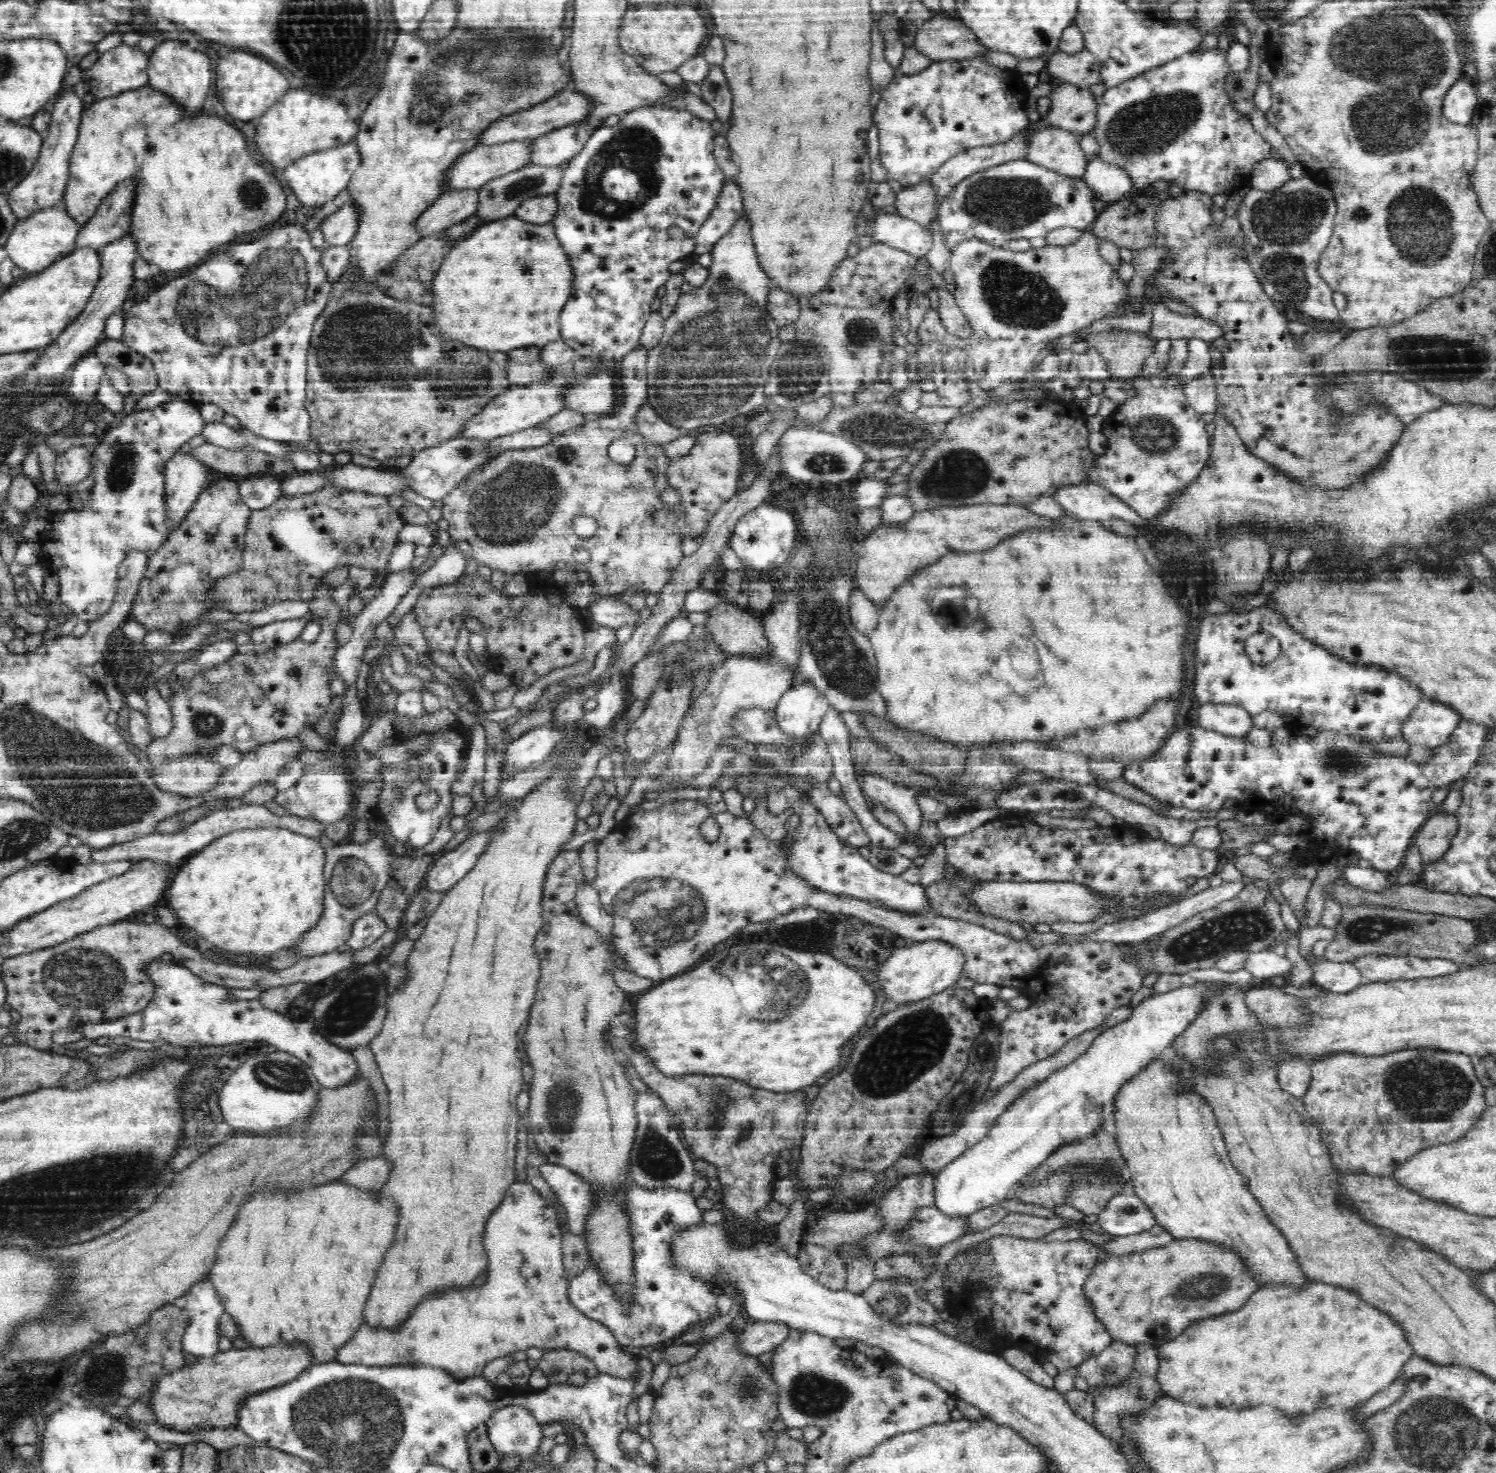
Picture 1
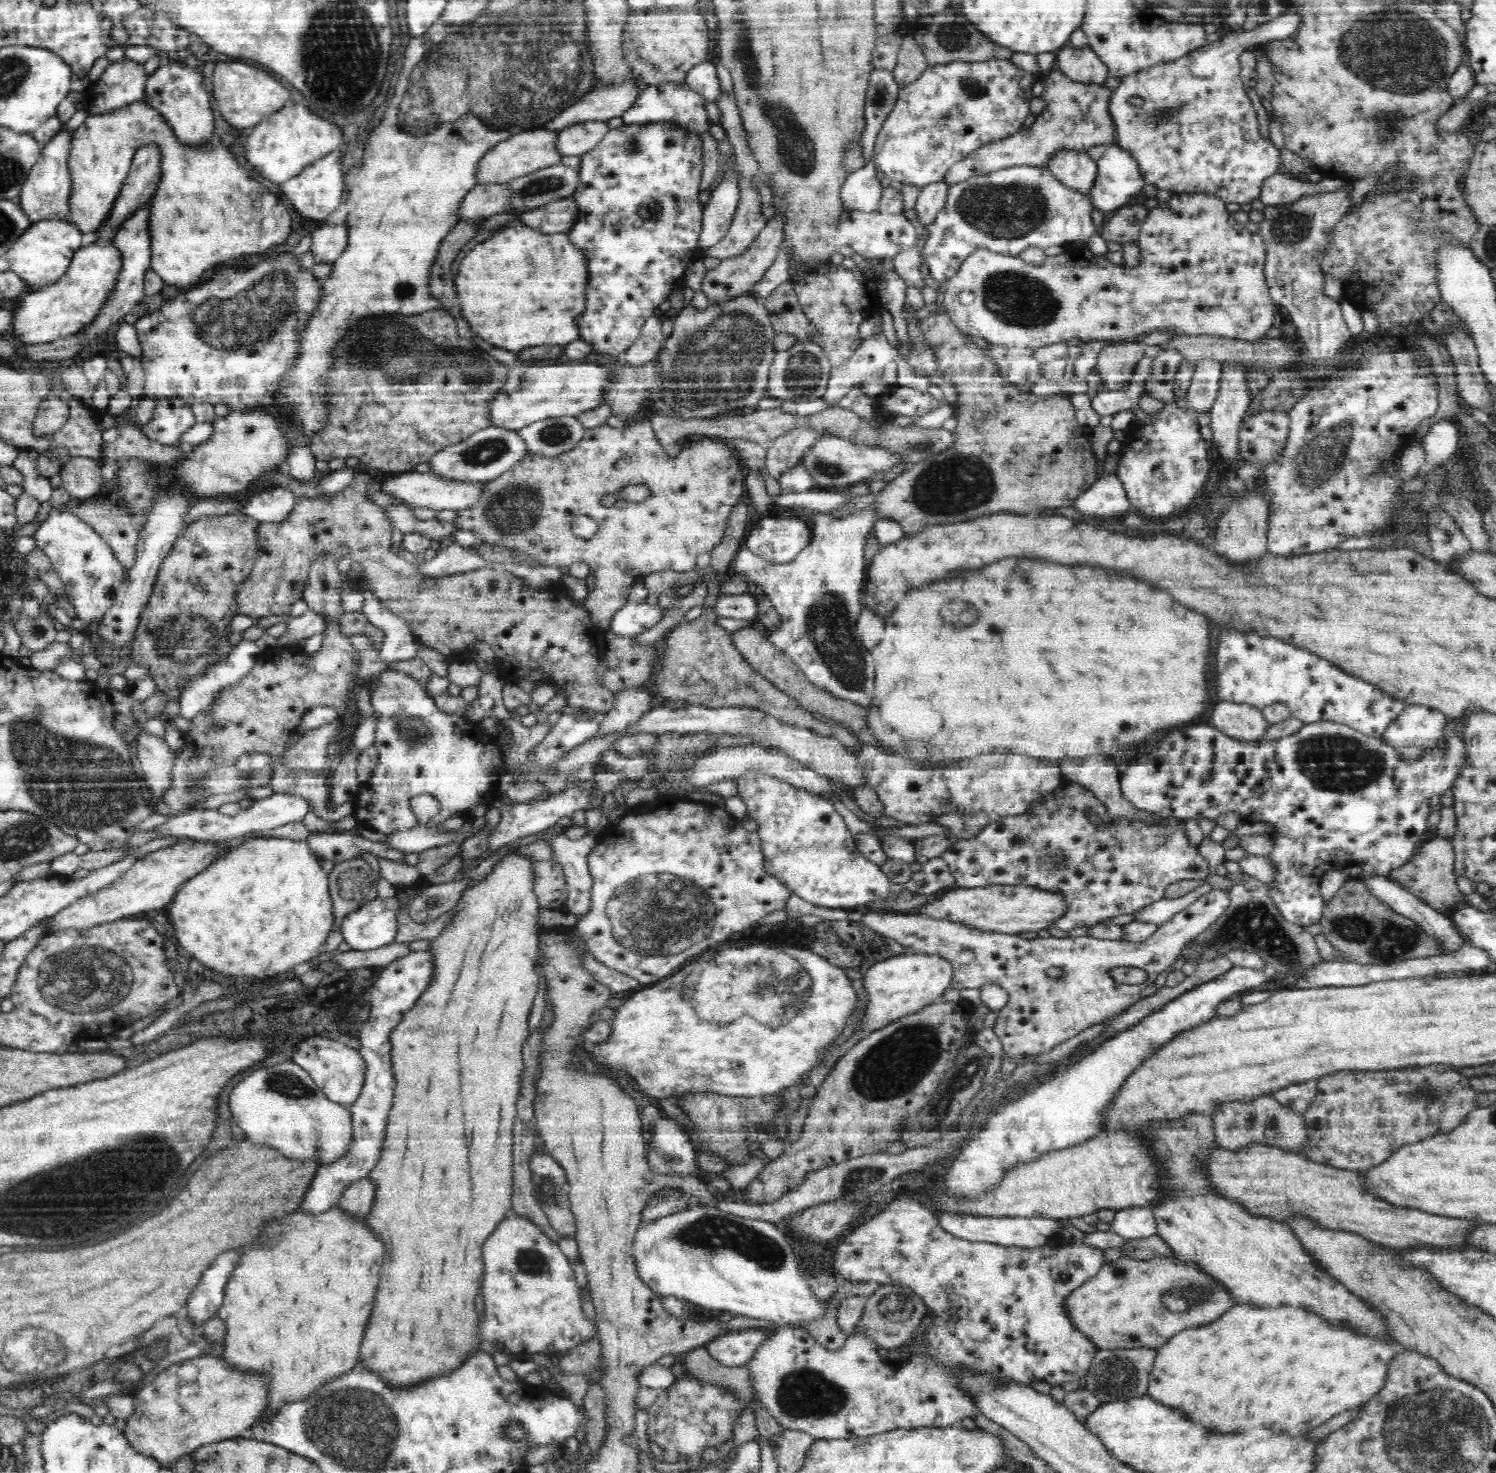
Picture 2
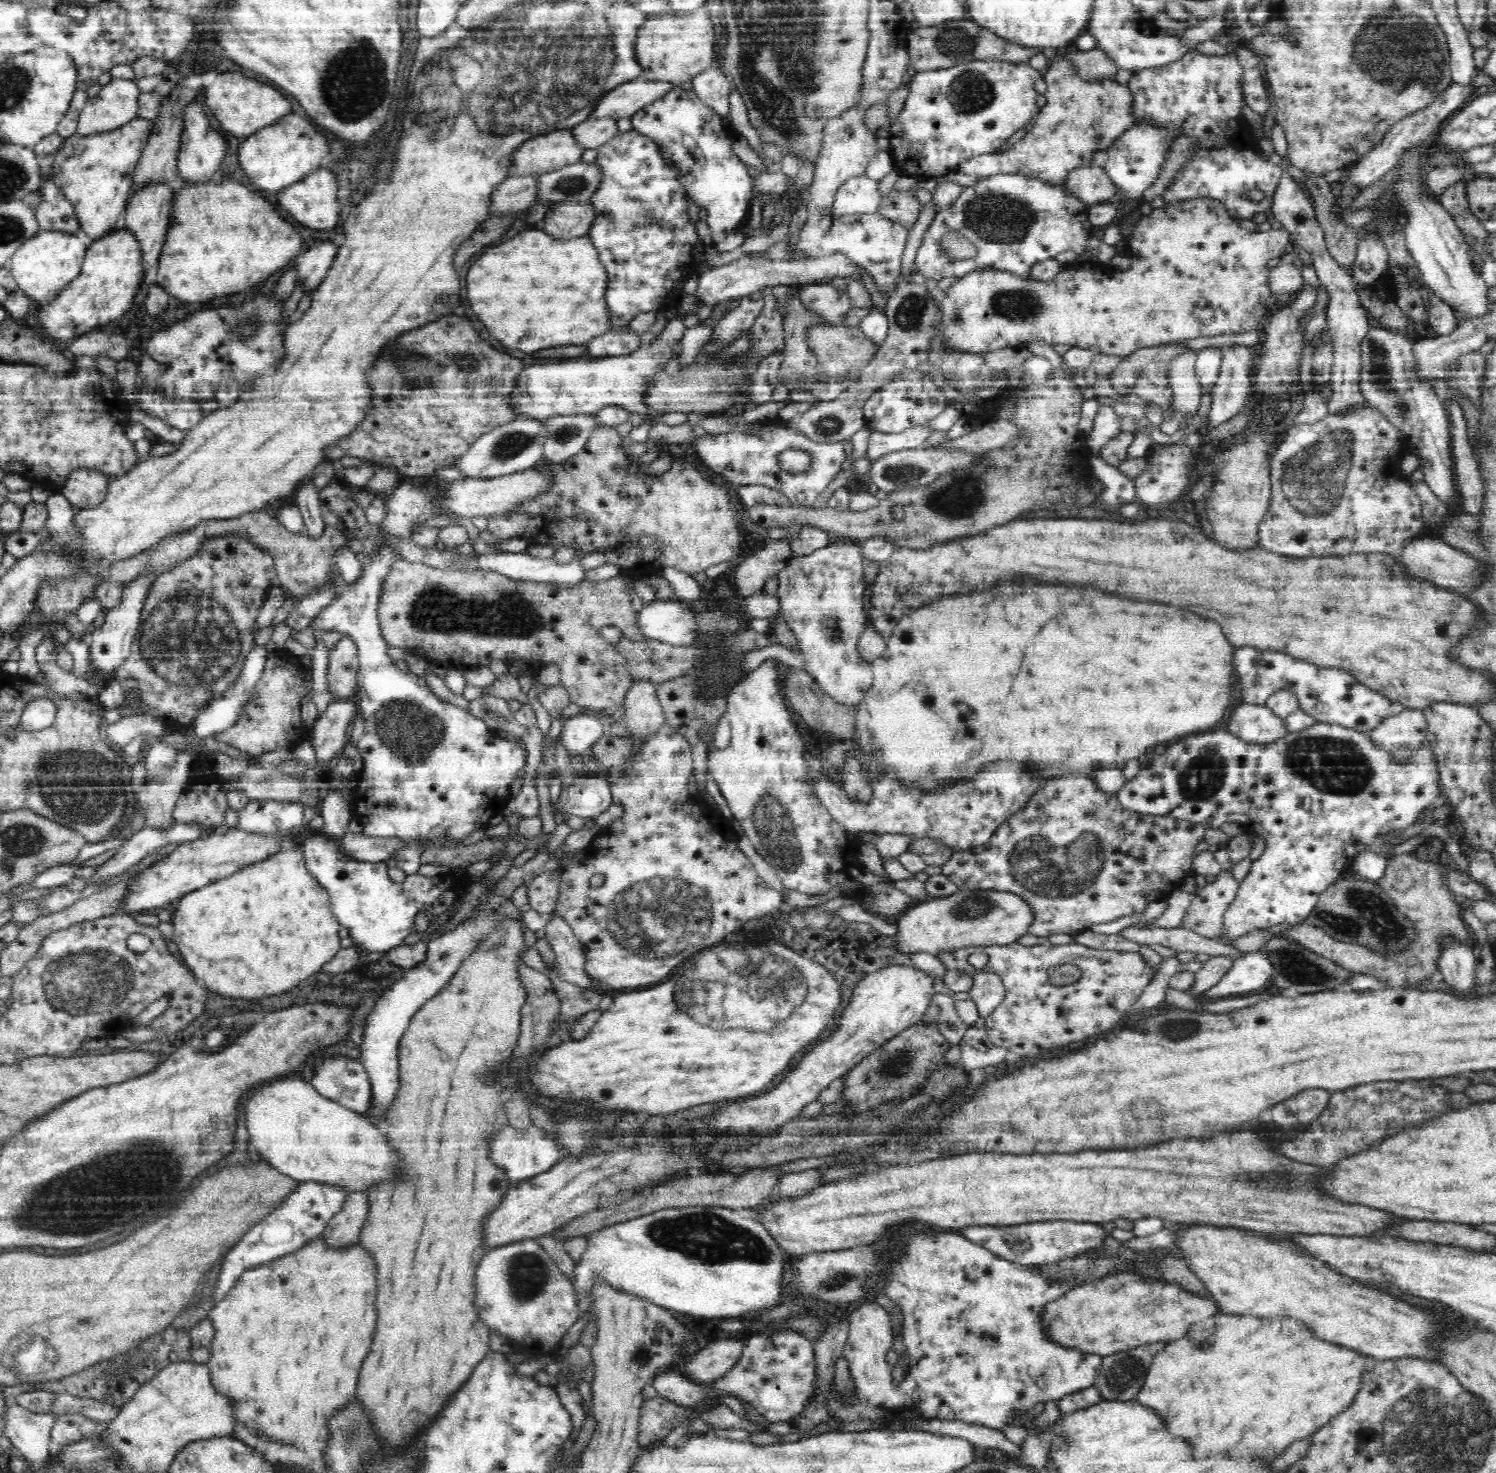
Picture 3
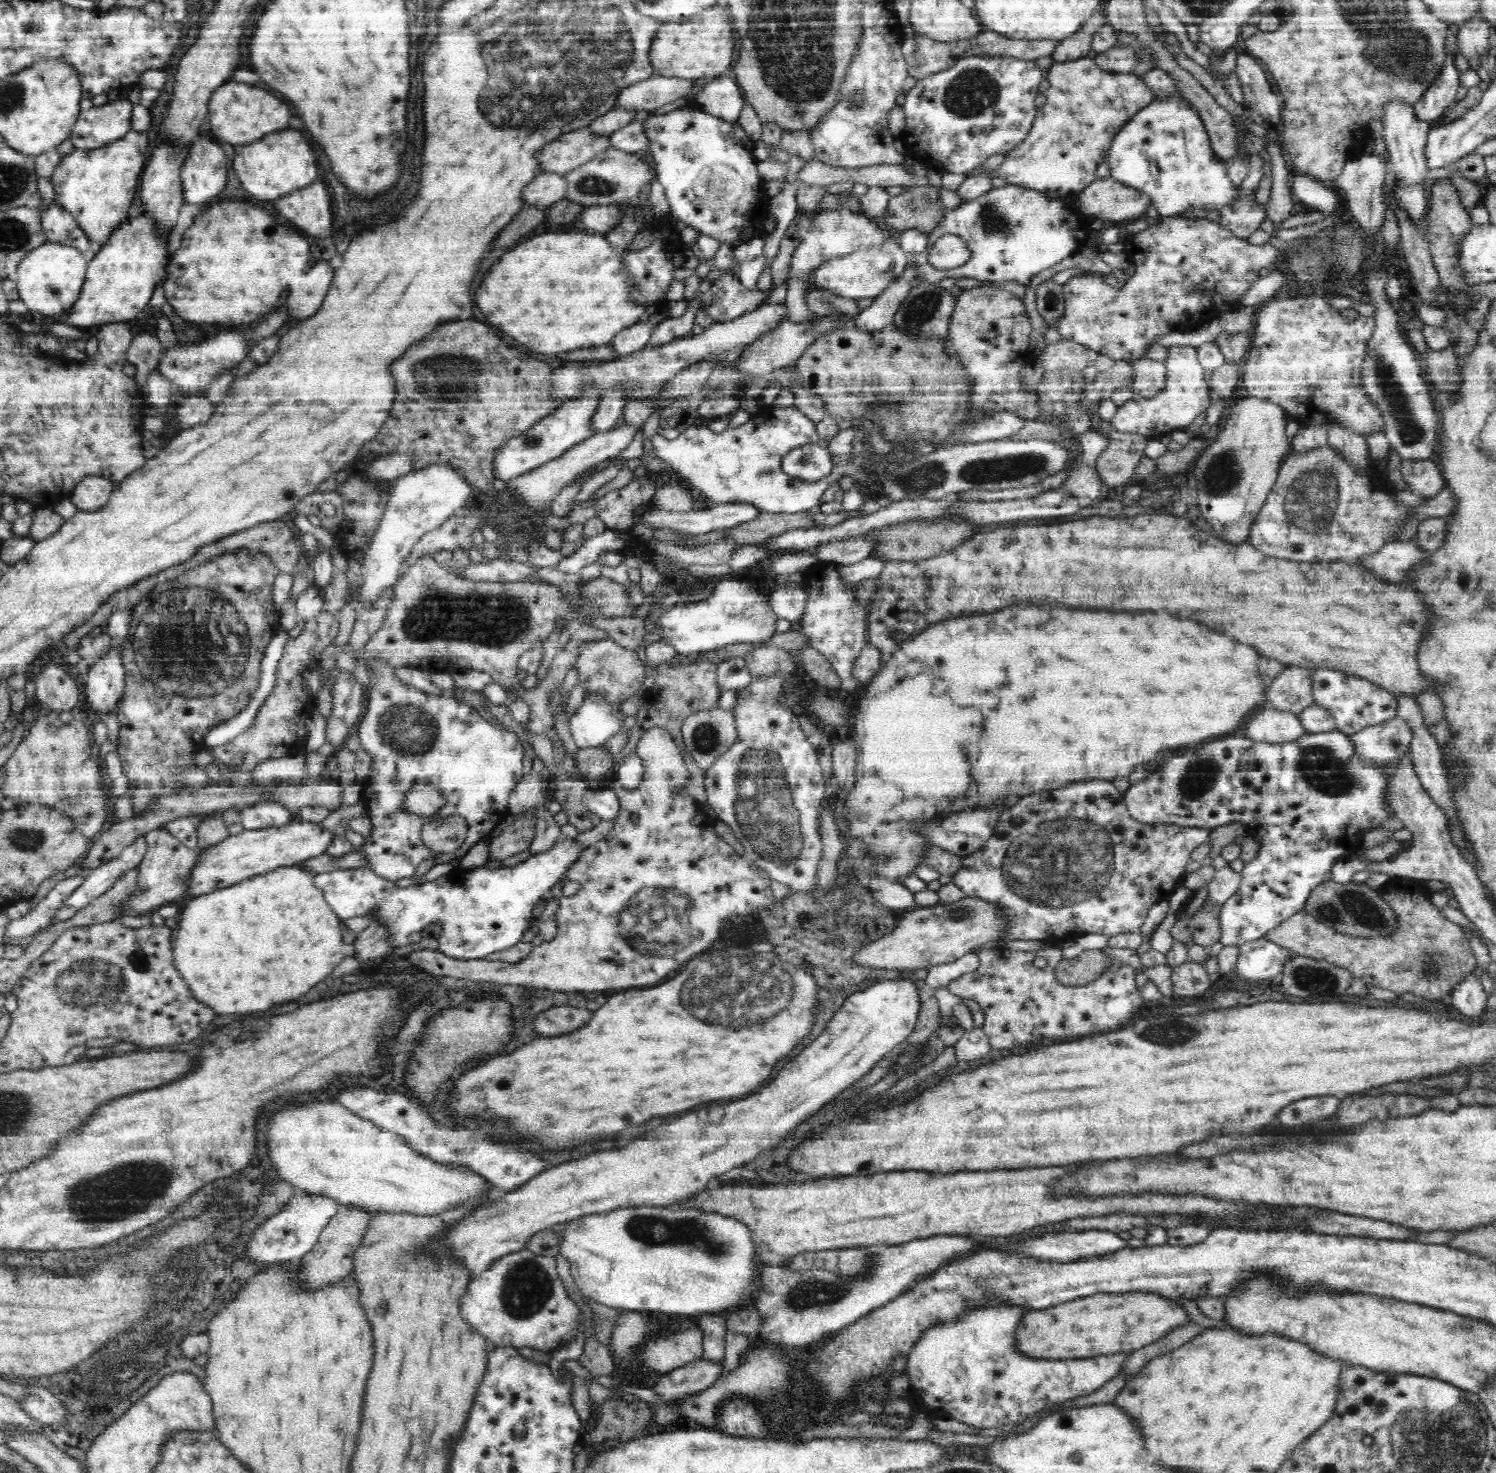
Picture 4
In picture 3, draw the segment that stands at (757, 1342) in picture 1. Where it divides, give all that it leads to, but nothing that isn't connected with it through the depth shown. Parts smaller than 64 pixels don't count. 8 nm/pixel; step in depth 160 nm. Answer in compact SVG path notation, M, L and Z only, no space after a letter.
M714 1339L693 1356L687 1364L684 1377L688 1374L690 1378L700 1382L714 1382L736 1365L743 1350L744 1341Z

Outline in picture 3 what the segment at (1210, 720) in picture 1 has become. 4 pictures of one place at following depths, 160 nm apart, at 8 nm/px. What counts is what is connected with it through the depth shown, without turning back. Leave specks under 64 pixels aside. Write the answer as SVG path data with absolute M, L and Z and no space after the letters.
M1240 703L1224 724L1224 729L1234 736L1254 744L1270 744L1282 739L1289 730L1285 719L1276 716L1268 706Z

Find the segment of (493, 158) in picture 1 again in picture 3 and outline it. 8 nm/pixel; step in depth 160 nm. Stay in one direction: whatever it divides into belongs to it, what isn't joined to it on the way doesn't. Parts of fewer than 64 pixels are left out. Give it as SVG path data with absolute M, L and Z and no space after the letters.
M570 129L557 130L524 141L514 152L512 176L538 176L580 162L586 150Z

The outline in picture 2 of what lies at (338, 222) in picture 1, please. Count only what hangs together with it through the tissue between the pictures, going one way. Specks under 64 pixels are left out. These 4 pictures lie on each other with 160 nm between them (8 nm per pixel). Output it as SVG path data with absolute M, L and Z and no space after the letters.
M324 224L311 232L312 244L310 250L315 257L315 263L333 263L342 254L348 244L348 225Z

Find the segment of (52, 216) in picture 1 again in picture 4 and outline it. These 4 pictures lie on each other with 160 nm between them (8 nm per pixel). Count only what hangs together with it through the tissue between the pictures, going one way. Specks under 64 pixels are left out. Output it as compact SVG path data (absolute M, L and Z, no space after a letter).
M48 241L39 247L33 248L19 262L13 277L18 286L19 297L26 302L30 312L42 312L46 317L66 315L75 306L80 291L87 278L87 268L90 257L76 247L56 244Z

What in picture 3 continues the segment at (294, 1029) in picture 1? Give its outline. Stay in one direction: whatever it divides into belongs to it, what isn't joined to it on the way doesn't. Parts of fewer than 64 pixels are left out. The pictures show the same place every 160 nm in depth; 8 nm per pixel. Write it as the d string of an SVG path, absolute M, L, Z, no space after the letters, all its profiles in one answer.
M336 1056L316 1063L311 1085L330 1100L365 1116L371 1109L370 1079L360 1060Z

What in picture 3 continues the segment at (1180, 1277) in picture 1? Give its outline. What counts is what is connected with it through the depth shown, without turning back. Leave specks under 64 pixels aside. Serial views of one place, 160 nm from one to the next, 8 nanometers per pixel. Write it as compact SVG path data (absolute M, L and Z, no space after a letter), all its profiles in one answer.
M1128 1272L1128 1276L1110 1276L1108 1280L1096 1279L1096 1284L1084 1284L1084 1288L1072 1287L1066 1294L1044 1304L1040 1322L1044 1325L1044 1334L1052 1343L1070 1347L1090 1355L1103 1357L1158 1341L1175 1341L1190 1334L1193 1327L1204 1319L1218 1313L1218 1306L1211 1295L1190 1293L1176 1283L1156 1281L1142 1277L1140 1273Z

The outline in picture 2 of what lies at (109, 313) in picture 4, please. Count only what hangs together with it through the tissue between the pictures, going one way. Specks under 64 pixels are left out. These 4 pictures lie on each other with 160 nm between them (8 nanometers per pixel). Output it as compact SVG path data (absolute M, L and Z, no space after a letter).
M112 241L97 242L79 248L73 256L71 266L62 278L58 279L52 286L44 287L39 291L27 291L18 303L12 308L12 327L7 333L10 339L16 341L21 347L31 344L51 343L64 336L76 335L79 330L91 323L98 311L105 305L106 299L116 286L118 271L122 266L122 255Z

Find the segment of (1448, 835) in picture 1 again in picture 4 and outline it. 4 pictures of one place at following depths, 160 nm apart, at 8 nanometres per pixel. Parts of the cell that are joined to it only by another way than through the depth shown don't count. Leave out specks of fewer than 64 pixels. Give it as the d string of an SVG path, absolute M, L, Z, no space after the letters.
M1390 879L1383 887L1384 894L1390 894L1389 906L1392 907L1393 914L1397 918L1396 929L1389 933L1388 937L1364 937L1352 936L1351 934L1342 934L1330 925L1322 924L1314 916L1310 916L1305 910L1289 916L1275 926L1270 932L1265 934L1265 938L1294 952L1296 955L1307 956L1316 960L1325 960L1329 963L1341 966L1350 971L1356 978L1362 979L1364 984L1374 988L1384 988L1396 996L1402 996L1404 993L1413 993L1415 996L1424 996L1428 1000L1440 1000L1442 996L1451 996L1452 991L1458 987L1462 980L1468 975L1478 973L1478 963L1476 955L1470 946L1470 939L1466 928L1448 920L1442 915L1439 907L1432 904L1430 896L1426 898L1424 894L1418 894L1412 890L1414 879L1400 879L1393 881Z

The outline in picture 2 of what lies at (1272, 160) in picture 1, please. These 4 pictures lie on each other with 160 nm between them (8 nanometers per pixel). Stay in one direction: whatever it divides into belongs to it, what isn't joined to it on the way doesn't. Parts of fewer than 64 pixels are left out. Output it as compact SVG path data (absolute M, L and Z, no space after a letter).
M1283 170L1264 180L1259 199L1265 205L1285 205L1299 199L1302 195L1335 192L1345 183L1346 180L1337 176L1325 176L1320 182L1312 183L1308 179L1295 179Z

